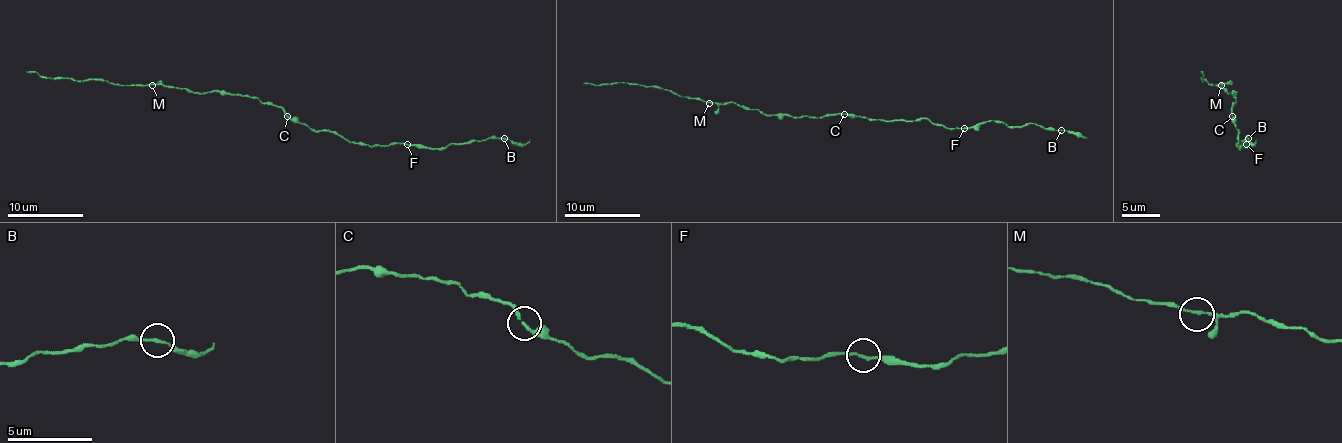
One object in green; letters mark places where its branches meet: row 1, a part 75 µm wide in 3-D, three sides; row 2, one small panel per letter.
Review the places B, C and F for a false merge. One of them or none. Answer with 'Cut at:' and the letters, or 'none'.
Cut at: none

